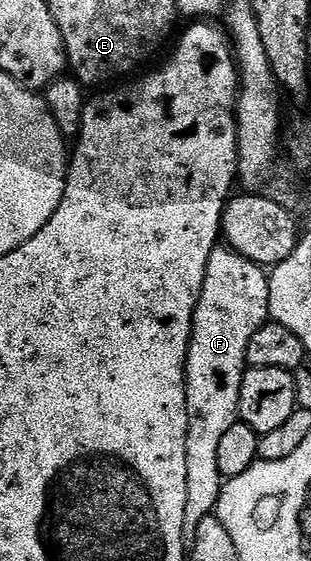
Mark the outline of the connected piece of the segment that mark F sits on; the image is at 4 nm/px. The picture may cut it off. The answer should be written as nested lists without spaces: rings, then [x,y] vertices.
[[[217,244],[206,267],[196,314],[192,320],[192,342],[188,345],[188,438],[186,439],[186,515],[184,539],[192,543],[202,519],[216,513],[222,478],[218,471],[218,447],[226,431],[240,415],[242,379],[248,365],[246,349],[254,331],[267,325],[270,287],[268,273],[250,259],[238,255],[227,244]]]

